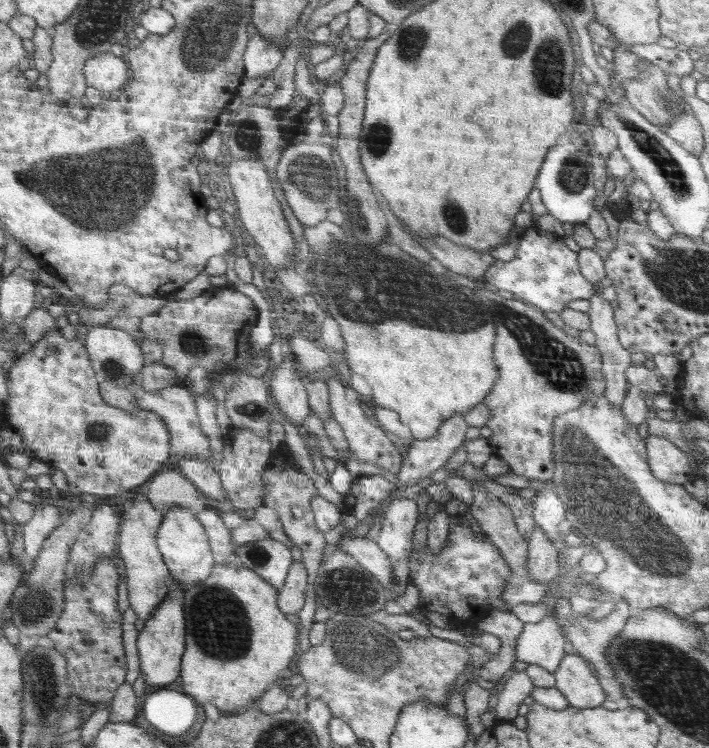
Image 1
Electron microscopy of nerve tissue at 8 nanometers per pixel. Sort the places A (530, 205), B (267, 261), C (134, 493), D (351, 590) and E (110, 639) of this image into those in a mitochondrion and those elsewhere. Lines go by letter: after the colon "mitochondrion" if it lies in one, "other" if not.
A: other
B: other
C: other
D: mitochondrion
E: other

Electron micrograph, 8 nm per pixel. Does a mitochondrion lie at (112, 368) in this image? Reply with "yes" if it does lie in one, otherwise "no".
yes

